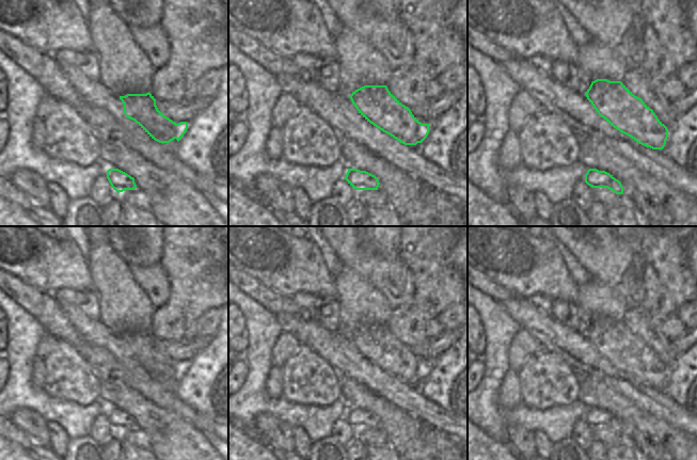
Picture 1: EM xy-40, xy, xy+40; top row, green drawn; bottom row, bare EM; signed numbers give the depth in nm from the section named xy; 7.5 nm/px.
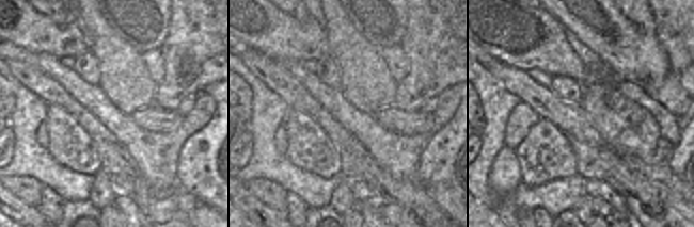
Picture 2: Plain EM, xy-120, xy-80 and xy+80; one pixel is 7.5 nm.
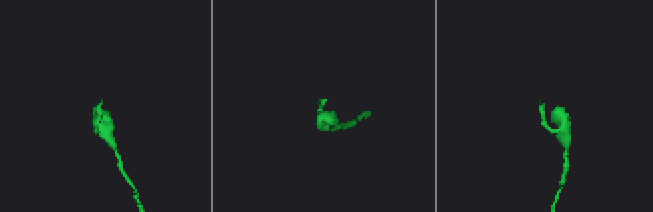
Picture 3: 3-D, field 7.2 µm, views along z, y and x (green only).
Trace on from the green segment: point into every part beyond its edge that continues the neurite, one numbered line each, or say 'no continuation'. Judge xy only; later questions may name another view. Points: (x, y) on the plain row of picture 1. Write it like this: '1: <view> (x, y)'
no continuation

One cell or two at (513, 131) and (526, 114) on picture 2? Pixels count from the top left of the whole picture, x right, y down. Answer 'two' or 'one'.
one

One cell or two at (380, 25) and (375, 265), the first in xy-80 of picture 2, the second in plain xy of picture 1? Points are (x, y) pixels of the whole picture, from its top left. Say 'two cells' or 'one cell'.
two cells

